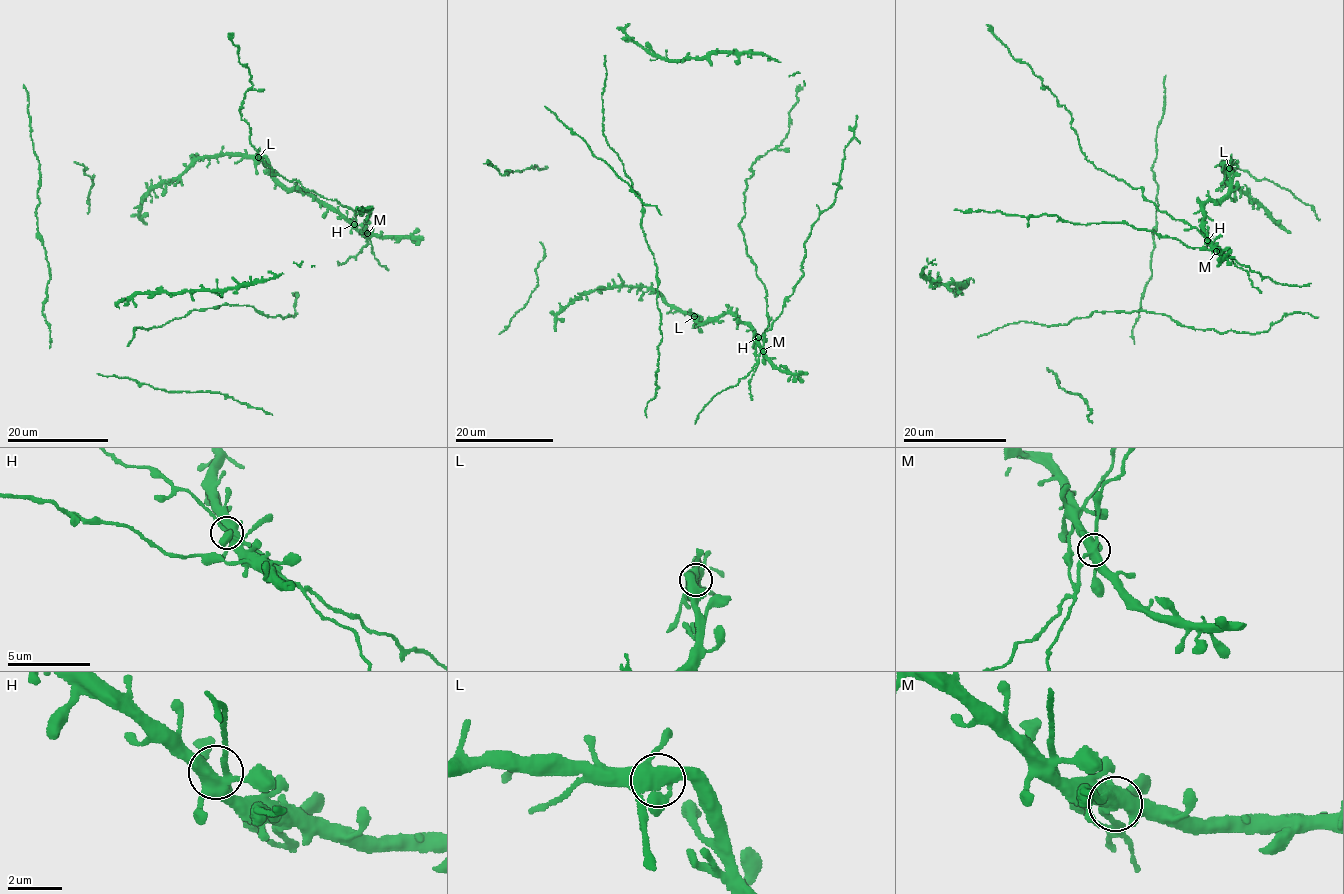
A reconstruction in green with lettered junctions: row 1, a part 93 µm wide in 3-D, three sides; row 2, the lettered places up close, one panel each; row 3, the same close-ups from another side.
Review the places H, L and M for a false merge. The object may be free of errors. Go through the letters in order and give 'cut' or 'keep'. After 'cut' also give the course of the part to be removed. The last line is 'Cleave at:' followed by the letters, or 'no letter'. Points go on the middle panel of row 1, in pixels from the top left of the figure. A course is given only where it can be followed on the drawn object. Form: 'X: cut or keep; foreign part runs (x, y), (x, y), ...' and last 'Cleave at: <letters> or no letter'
H: keep
L: keep
M: cut; foreign part runs (762, 351), (765, 332), (803, 274), (804, 241), (814, 222), (834, 202), (844, 149), (853, 136), (857, 115)
Cleave at: M

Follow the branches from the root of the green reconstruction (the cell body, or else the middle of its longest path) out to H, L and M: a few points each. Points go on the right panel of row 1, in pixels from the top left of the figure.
H: (1255, 272), (1224, 255), (1207, 240)
L: (1255, 272), (1224, 255), (1203, 228), (1203, 207), (1227, 193), (1229, 168)
M: (1255, 272), (1217, 252)

